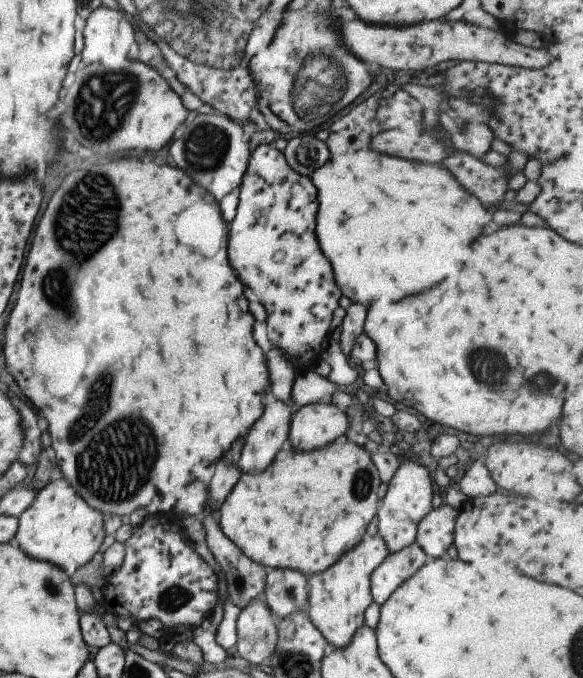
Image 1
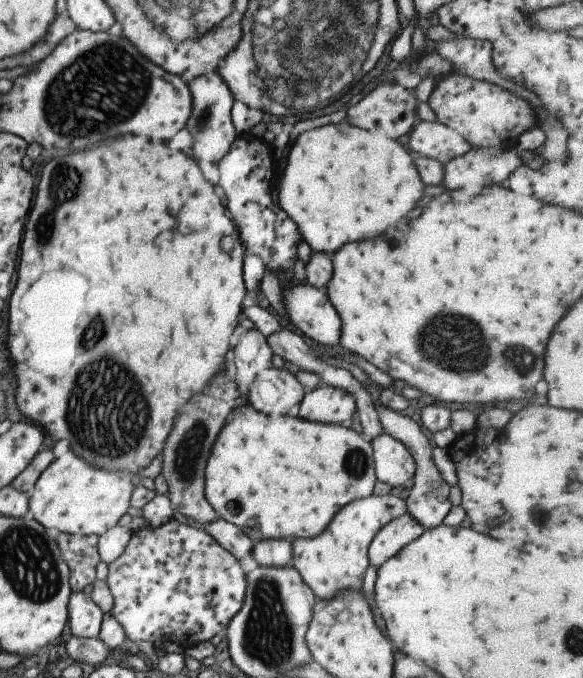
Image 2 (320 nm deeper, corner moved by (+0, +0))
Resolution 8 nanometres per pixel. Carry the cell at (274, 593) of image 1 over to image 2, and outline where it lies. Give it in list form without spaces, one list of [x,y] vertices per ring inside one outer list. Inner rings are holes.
[[[259,540],[253,543],[251,557],[259,566],[283,568],[291,565],[290,540]]]

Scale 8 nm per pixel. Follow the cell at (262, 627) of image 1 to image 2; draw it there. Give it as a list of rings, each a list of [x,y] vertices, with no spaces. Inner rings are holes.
[[[217,517],[217,520],[205,524],[203,528],[205,528],[206,534],[209,534],[223,550],[233,554],[238,561],[247,555],[251,555],[253,542],[237,526]]]

